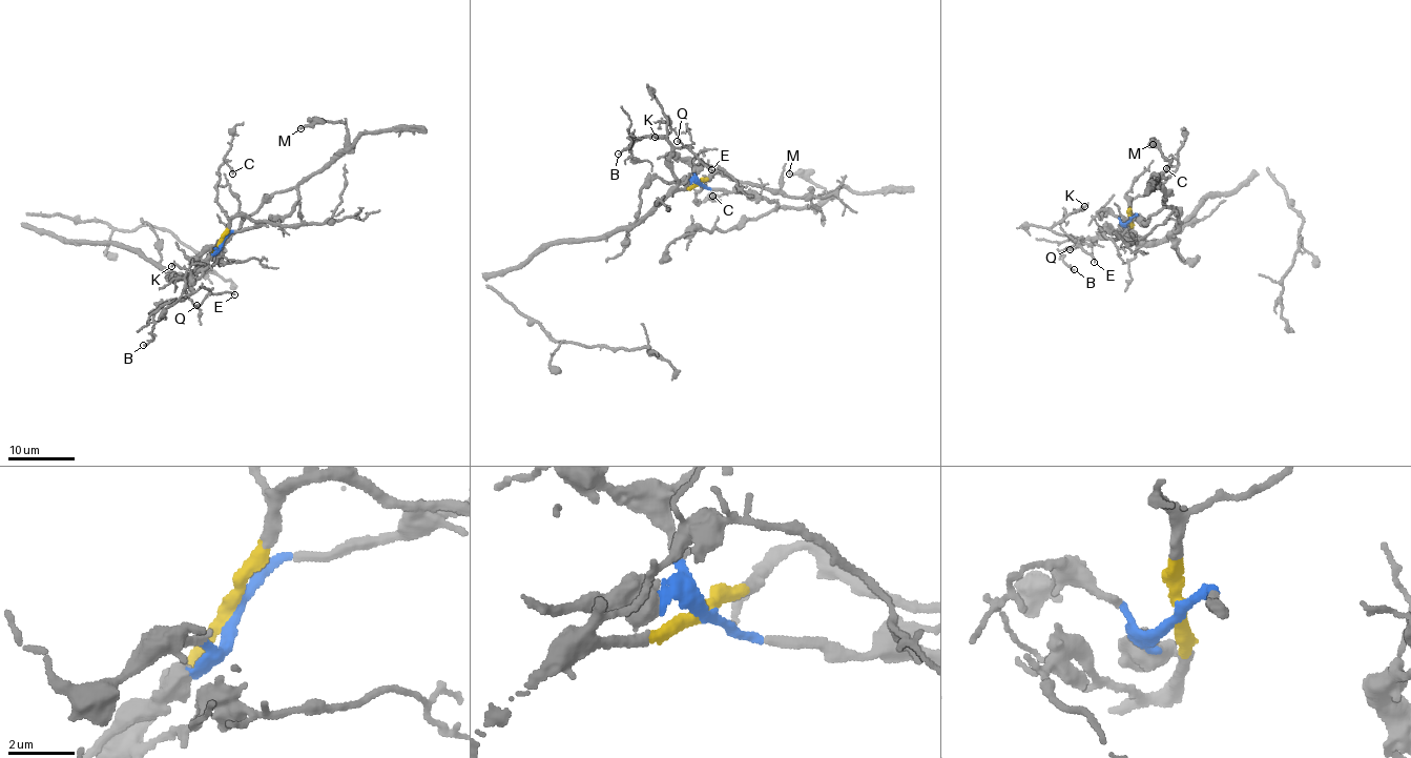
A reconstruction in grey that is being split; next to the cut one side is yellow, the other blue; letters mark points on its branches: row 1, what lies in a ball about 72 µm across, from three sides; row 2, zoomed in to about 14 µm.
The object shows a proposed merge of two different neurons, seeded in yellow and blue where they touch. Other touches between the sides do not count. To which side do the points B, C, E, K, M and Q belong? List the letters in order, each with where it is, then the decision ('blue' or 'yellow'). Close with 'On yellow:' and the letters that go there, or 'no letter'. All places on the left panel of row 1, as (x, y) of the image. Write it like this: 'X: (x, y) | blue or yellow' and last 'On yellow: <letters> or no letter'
B: (143, 345) | yellow
C: (232, 173) | yellow
E: (234, 294) | yellow
K: (171, 266) | yellow
M: (301, 128) | blue
Q: (196, 305) | yellow
On yellow: B, C, E, K, Q

